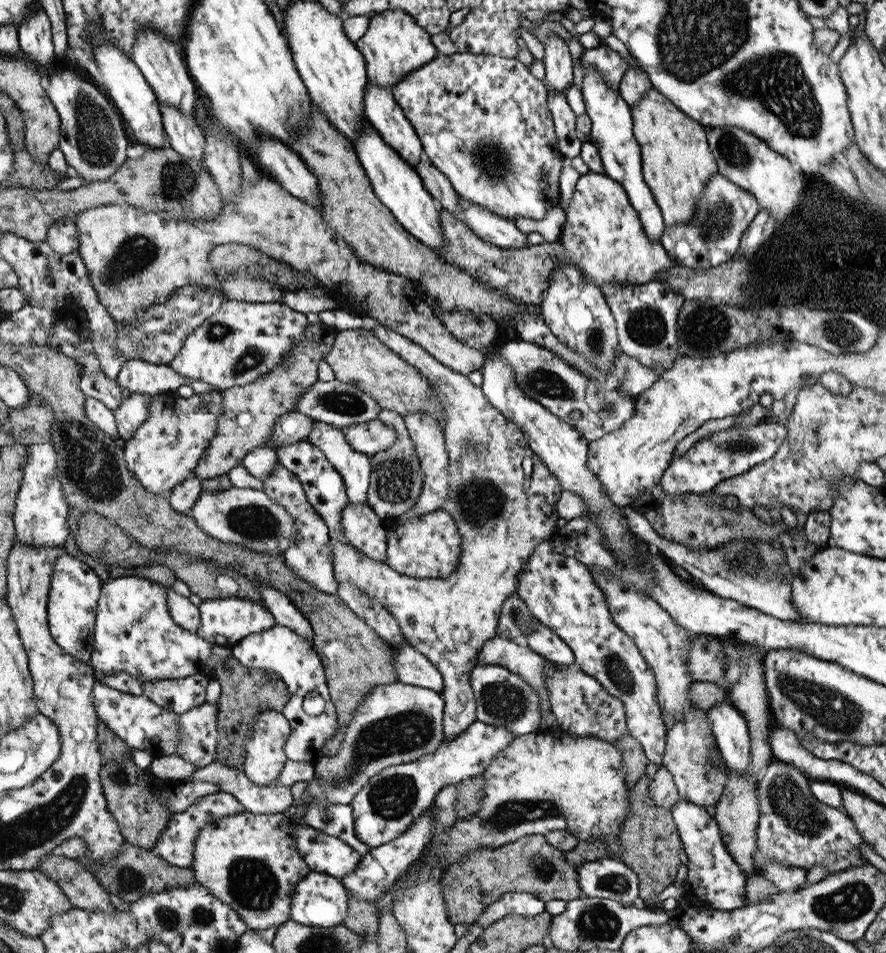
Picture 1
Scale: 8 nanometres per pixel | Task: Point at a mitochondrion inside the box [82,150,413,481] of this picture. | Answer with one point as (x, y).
(136, 252)

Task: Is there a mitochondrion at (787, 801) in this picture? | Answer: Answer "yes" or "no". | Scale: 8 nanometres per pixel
yes

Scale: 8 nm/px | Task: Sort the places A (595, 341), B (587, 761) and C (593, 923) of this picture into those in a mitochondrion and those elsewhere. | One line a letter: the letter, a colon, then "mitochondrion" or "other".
A: mitochondrion
B: other
C: mitochondrion

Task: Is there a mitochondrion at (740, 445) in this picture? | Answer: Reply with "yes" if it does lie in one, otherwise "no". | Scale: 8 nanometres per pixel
yes

